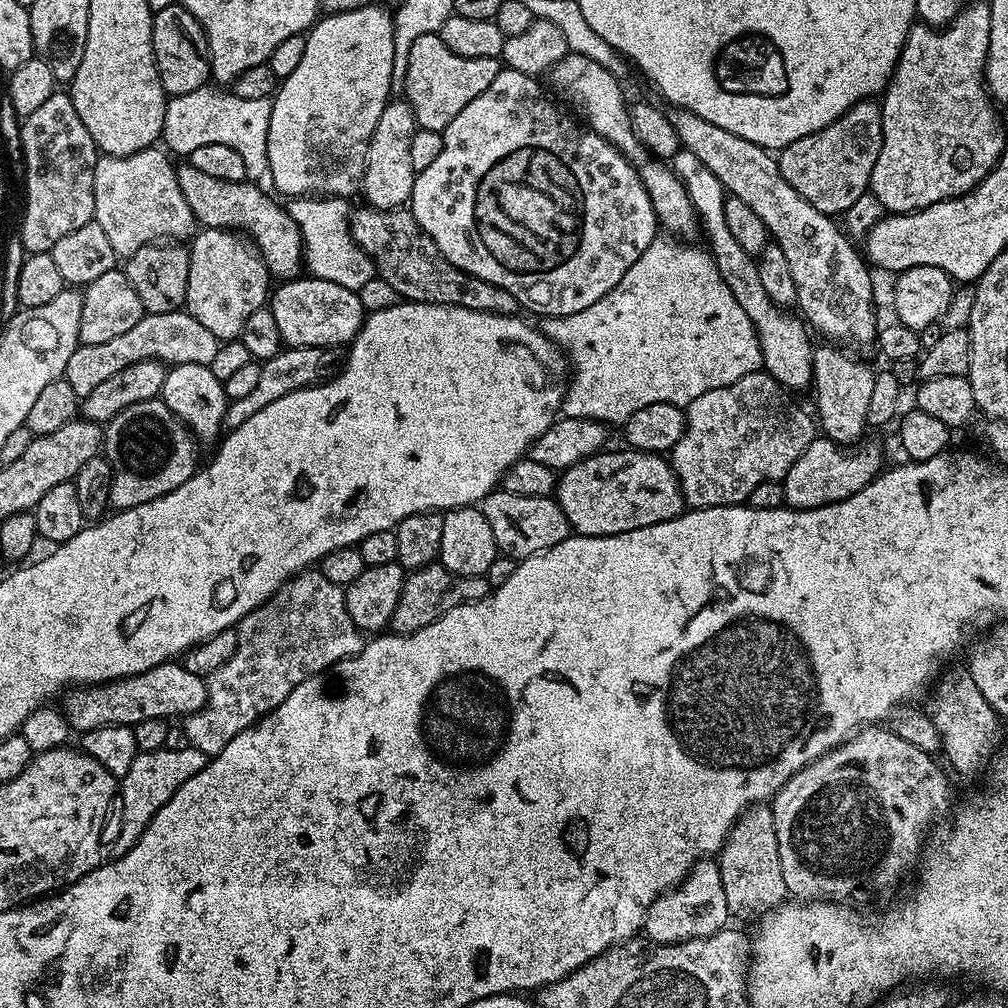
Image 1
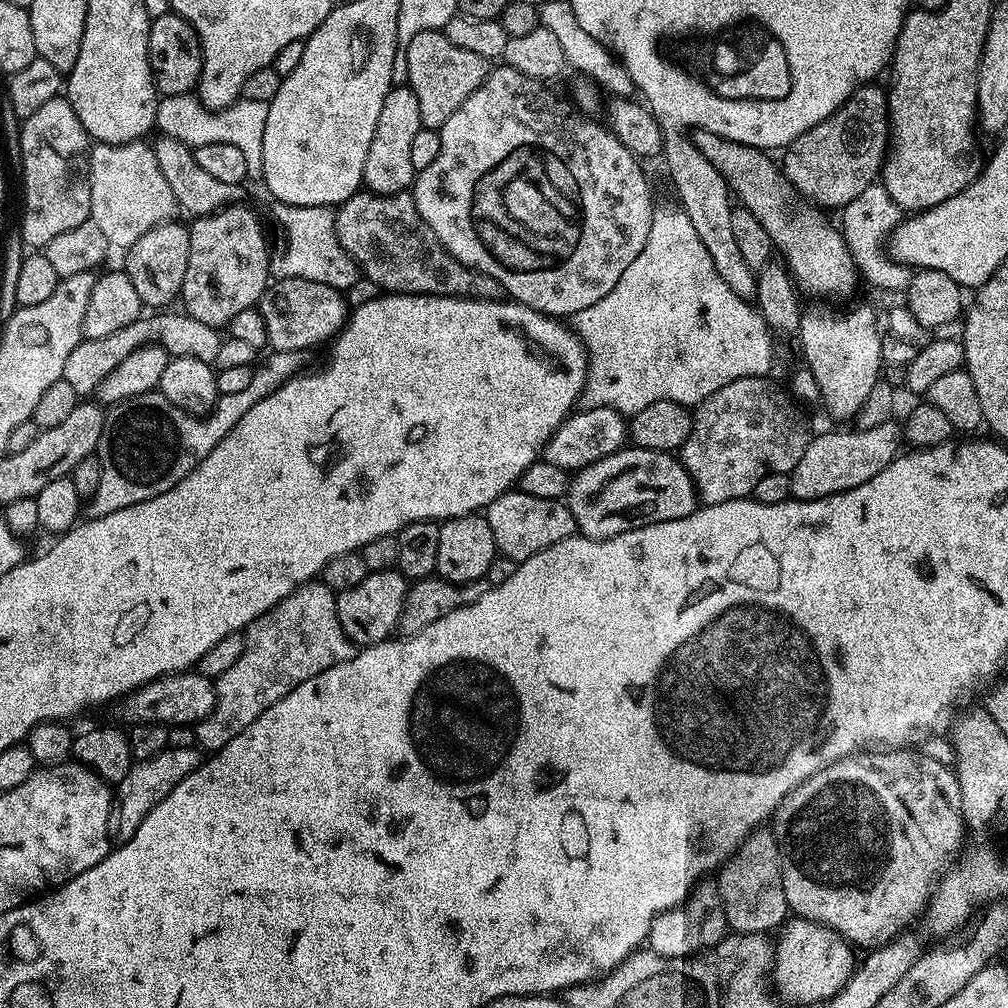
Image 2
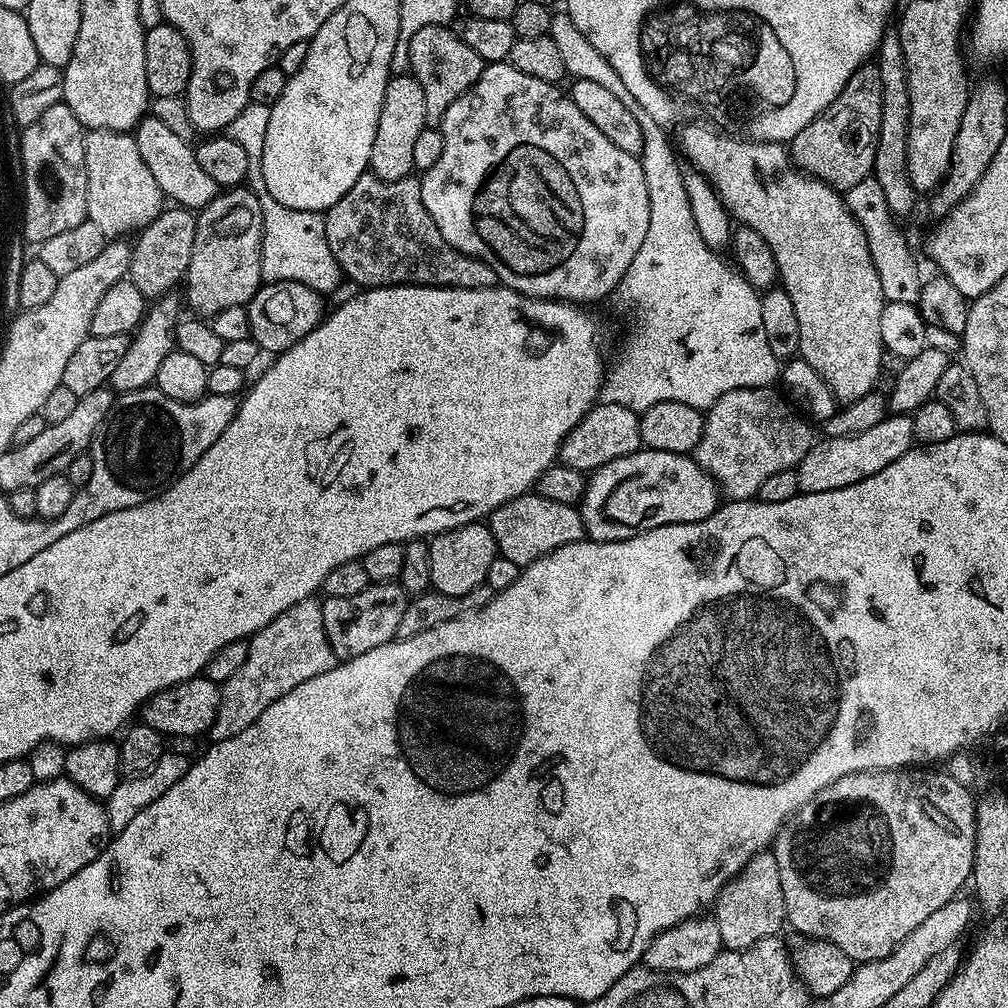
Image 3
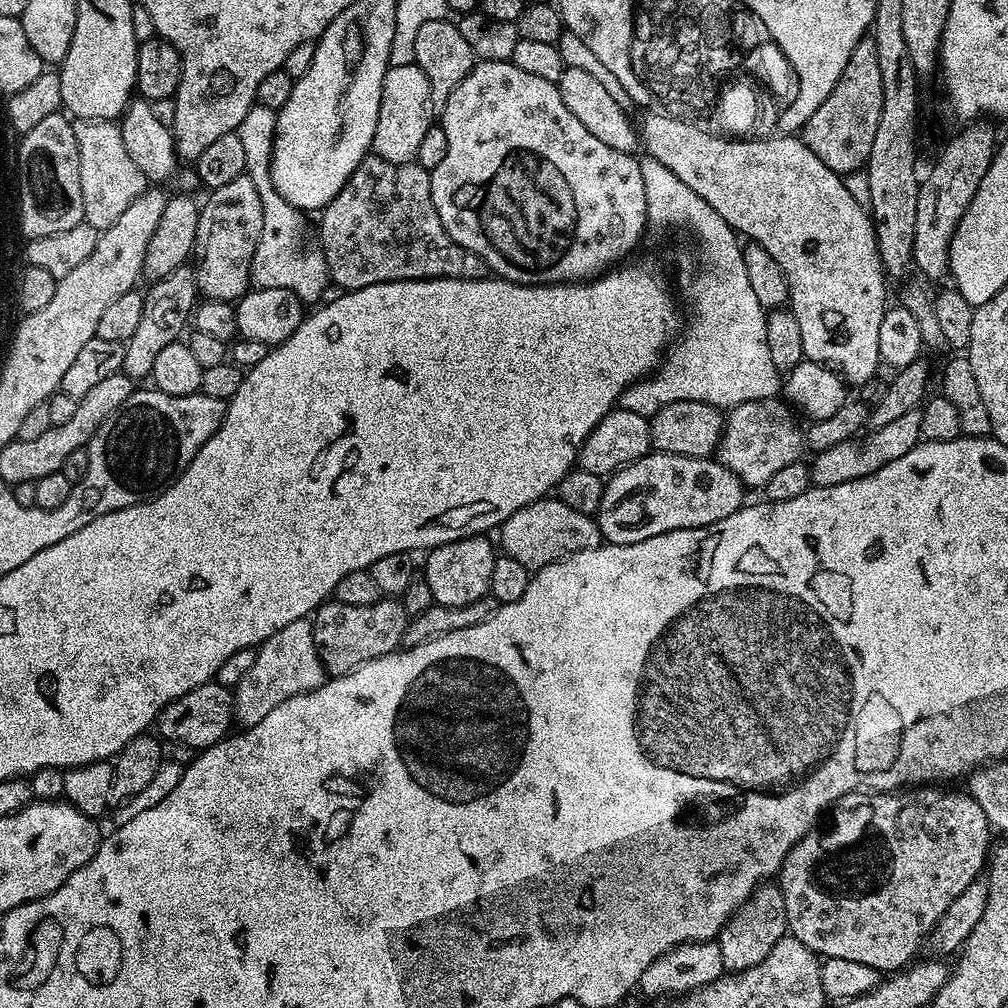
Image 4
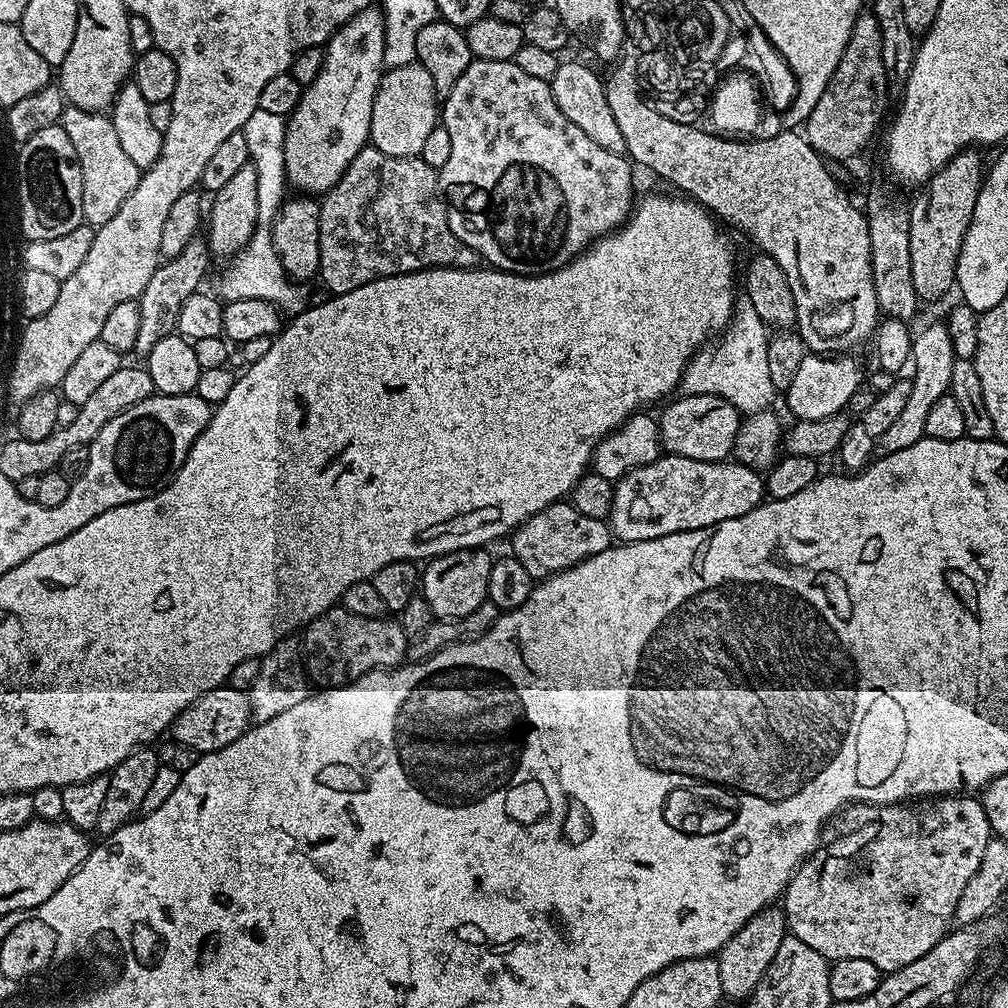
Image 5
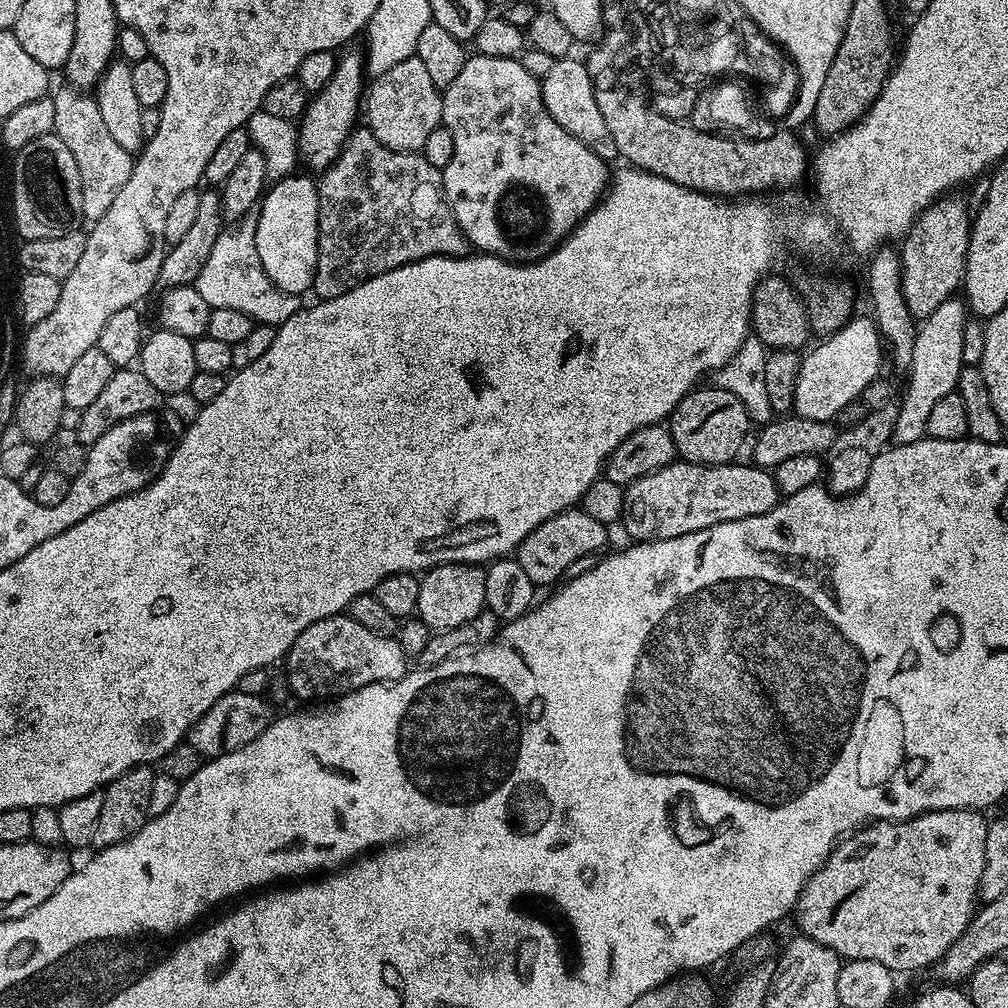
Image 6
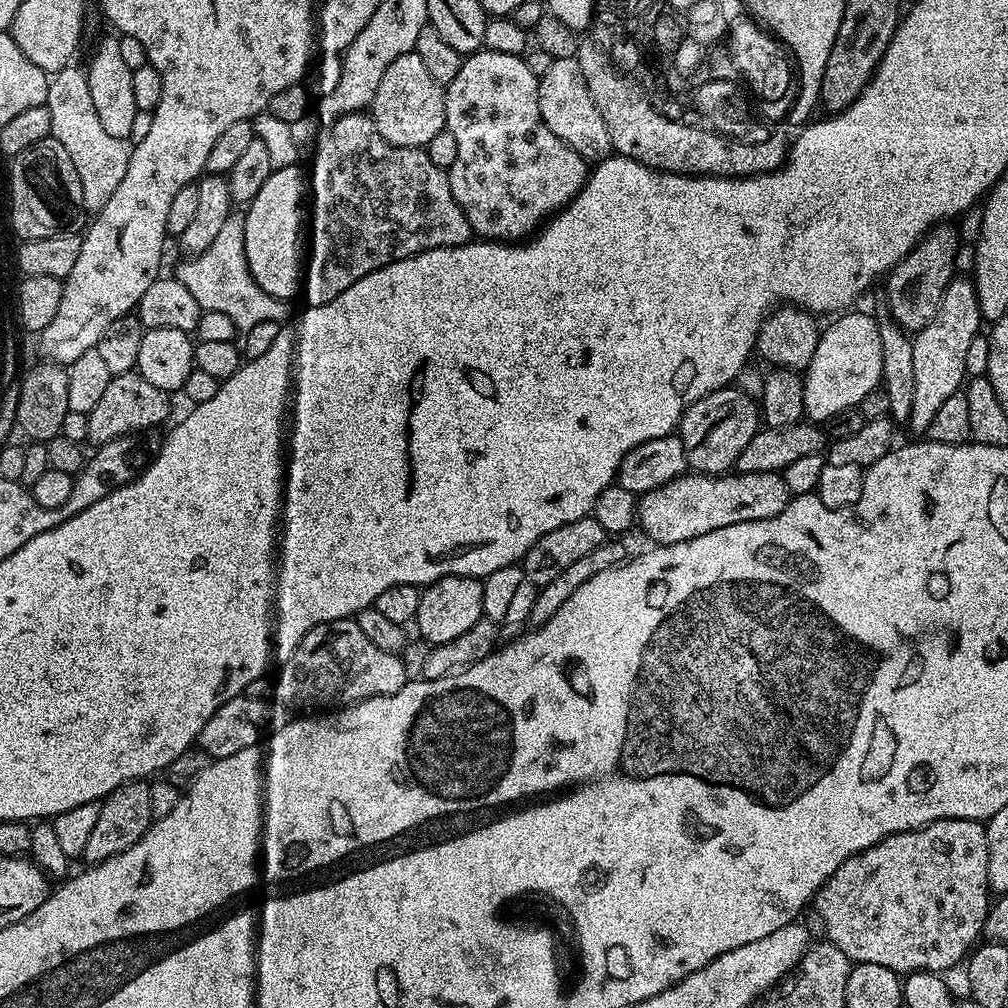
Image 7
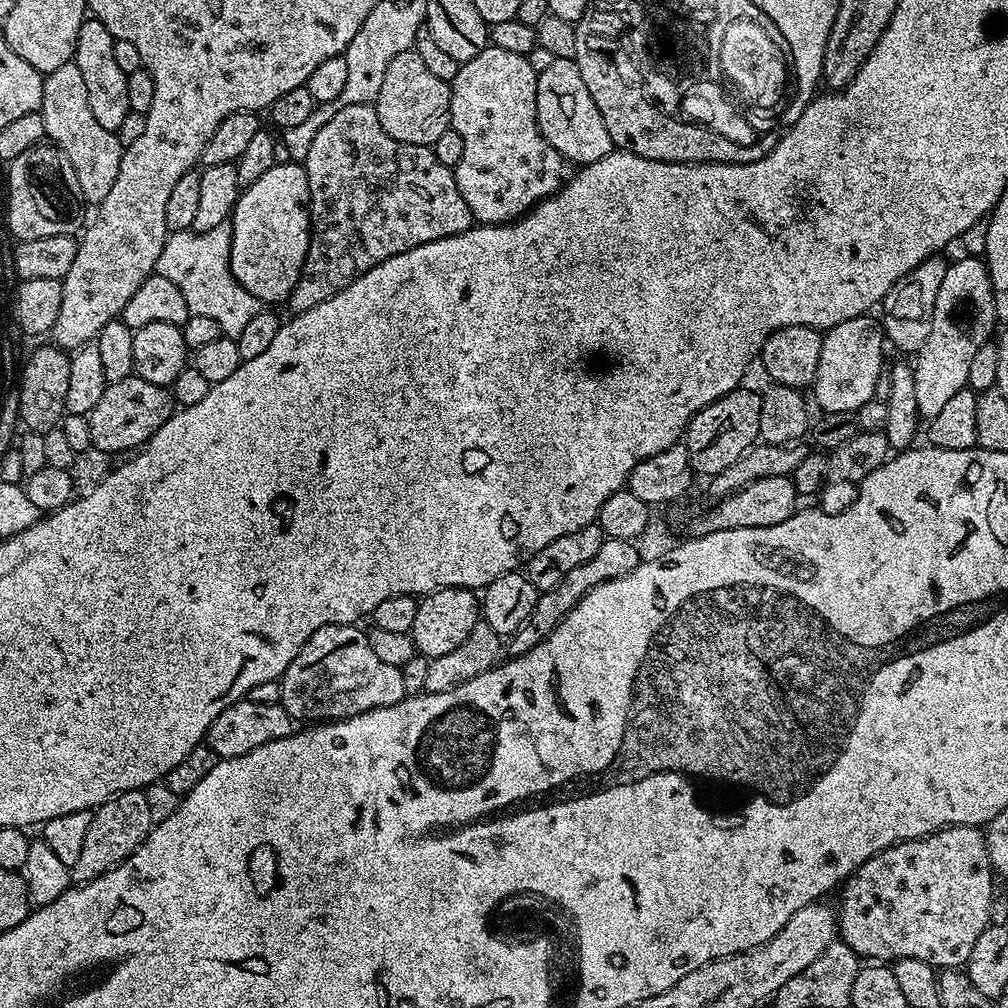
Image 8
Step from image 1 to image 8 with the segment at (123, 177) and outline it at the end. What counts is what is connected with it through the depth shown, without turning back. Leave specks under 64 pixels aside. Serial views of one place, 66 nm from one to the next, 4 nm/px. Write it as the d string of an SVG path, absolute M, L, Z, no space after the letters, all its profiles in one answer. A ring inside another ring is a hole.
M74 62L58 66L58 70L45 75L39 113L44 118L45 137L70 158L70 166L74 166L74 175L78 178L78 186L82 186L85 201L98 206L118 179L125 145L121 144L117 133L105 130L95 120L90 110L90 94L86 94L82 74Z

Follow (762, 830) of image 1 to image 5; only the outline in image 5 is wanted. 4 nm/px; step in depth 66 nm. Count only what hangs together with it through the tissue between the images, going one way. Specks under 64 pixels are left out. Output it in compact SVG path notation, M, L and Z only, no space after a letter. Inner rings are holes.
M769 906L764 911L754 914L750 922L730 938L718 953L718 975L722 978L722 990L727 999L747 1001L748 996L758 986L758 982L766 974L766 970L774 962L778 954L778 946L782 946L784 937L789 935L788 919L779 907Z

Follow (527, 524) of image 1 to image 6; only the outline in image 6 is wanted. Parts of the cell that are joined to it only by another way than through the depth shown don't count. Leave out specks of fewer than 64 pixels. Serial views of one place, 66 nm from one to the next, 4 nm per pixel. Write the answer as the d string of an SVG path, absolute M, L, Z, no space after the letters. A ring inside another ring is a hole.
M583 507L567 508L565 512L554 514L554 518L535 528L516 549L514 558L520 563L522 570L526 570L532 584L555 585L561 579L559 576L567 574L570 566L578 562L578 558L596 556L599 548L607 542L608 532L609 525L598 522L598 518L590 518Z

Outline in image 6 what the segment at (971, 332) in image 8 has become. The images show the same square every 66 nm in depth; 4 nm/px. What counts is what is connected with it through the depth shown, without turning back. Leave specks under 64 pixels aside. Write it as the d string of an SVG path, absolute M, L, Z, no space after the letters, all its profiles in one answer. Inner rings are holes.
M953 298L942 302L934 314L923 317L916 329L914 358L906 370L908 389L904 392L904 401L899 401L900 413L894 425L892 440L897 444L909 444L925 439L926 421L930 419L933 407L946 394L956 391L960 372L966 367L962 358L962 334L970 319L965 301Z

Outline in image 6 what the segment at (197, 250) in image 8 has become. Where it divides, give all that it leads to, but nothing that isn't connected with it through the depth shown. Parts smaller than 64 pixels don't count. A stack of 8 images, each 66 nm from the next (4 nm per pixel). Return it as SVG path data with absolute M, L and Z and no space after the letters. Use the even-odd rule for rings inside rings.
M228 228L221 231L217 242L214 242L210 257L199 271L194 286L212 309L238 310L256 324L279 326L302 308L300 296L286 294L270 282L260 265L255 239L232 240L231 229Z

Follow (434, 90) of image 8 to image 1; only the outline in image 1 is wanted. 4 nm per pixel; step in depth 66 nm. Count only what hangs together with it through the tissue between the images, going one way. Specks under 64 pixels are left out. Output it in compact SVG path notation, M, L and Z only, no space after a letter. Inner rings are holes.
M393 99L384 105L382 118L378 118L378 126L374 130L372 139L368 141L368 159L364 162L364 179L362 181L362 196L366 199L367 207L390 210L391 208L405 207L412 199L412 187L416 181L416 171L410 162L410 144L414 142L414 134L418 130L414 110L409 106L407 99Z

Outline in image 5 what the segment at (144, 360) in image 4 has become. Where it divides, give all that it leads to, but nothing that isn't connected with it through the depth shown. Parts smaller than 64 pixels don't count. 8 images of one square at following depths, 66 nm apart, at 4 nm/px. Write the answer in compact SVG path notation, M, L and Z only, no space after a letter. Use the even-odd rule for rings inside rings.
M197 234L186 242L186 246L177 256L169 256L154 270L150 282L146 282L146 290L142 290L138 301L142 322L138 326L138 342L135 351L147 354L154 350L156 343L162 338L173 335L176 332L178 322L178 310L182 310L182 302L190 298L201 287L204 280L204 271L208 268L210 253L208 242L203 235Z

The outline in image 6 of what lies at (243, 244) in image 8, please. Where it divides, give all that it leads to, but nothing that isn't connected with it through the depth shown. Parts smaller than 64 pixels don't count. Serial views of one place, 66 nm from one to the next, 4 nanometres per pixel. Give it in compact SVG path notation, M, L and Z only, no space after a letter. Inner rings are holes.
M300 175L284 176L275 181L265 191L255 213L254 239L262 270L278 290L291 296L300 296L311 289L318 262L320 190L315 179Z

